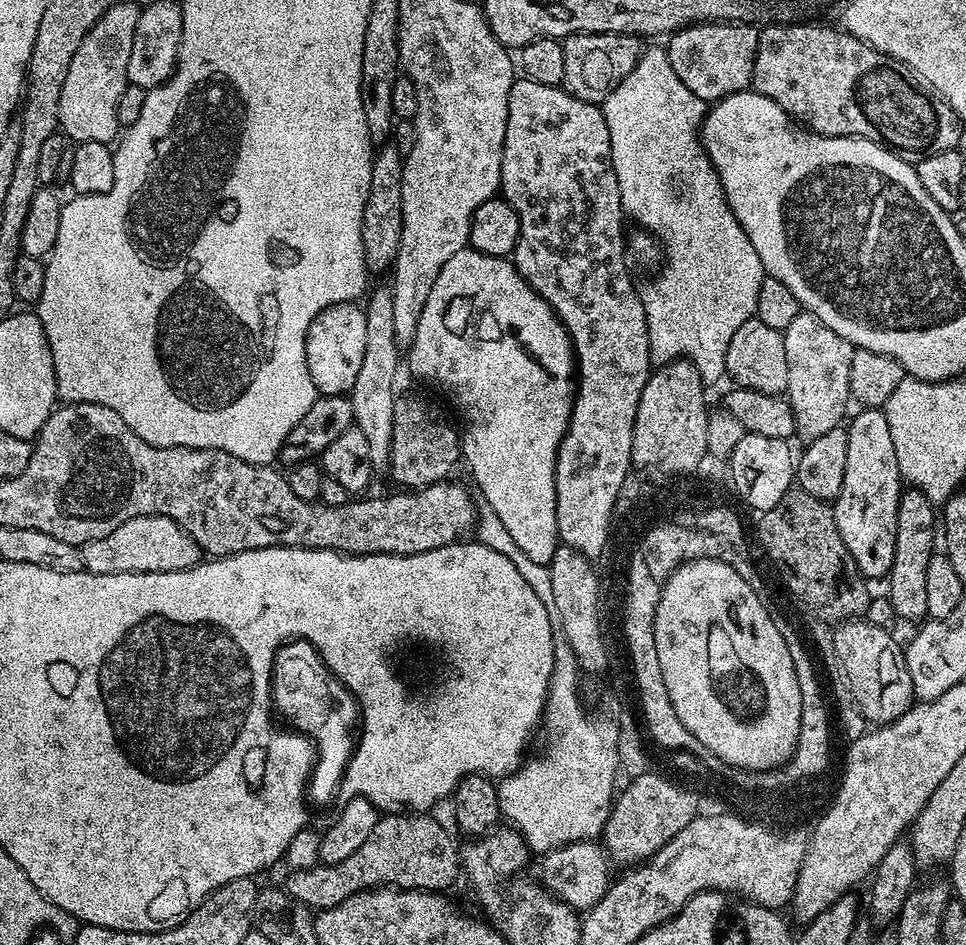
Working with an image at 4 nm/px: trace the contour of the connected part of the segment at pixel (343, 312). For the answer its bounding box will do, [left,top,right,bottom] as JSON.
[306,303,366,396]

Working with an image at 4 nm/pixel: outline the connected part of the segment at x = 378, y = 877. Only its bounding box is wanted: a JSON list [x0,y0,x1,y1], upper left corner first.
[286,814,462,910]

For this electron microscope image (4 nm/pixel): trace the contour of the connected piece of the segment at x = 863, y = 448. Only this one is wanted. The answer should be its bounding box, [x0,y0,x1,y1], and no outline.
[832,408,902,581]

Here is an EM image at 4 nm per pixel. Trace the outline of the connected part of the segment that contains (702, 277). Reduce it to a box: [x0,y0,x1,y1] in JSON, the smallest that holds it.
[602,47,765,386]

